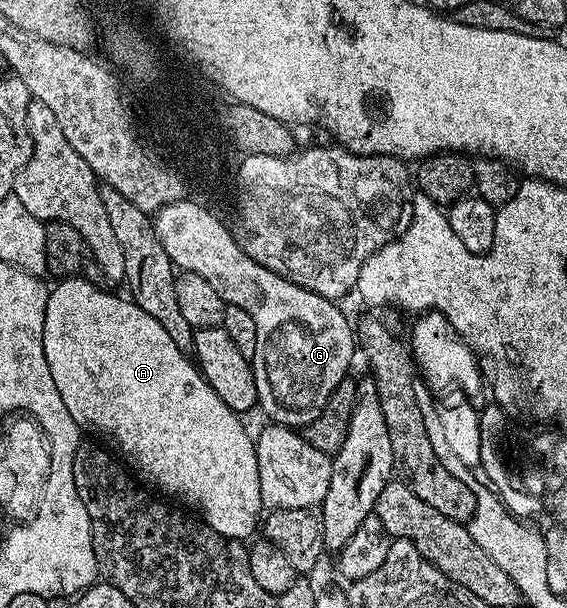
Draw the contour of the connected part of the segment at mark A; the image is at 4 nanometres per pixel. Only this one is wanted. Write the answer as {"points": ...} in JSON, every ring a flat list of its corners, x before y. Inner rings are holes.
{"points":[[64,278,54,284,45,304,43,355,57,394,67,398,75,422,87,422,87,426,107,430,123,446,128,467,140,479,148,478,164,490,164,495,172,494,176,503,192,506,187,508,213,528,213,532,226,538,247,540,255,525,258,522,260,525,265,507,261,500,261,480,257,476,255,438,247,435,244,419,209,388,198,366,173,344,169,332,130,297,118,298,102,290,102,285,84,278]]}

